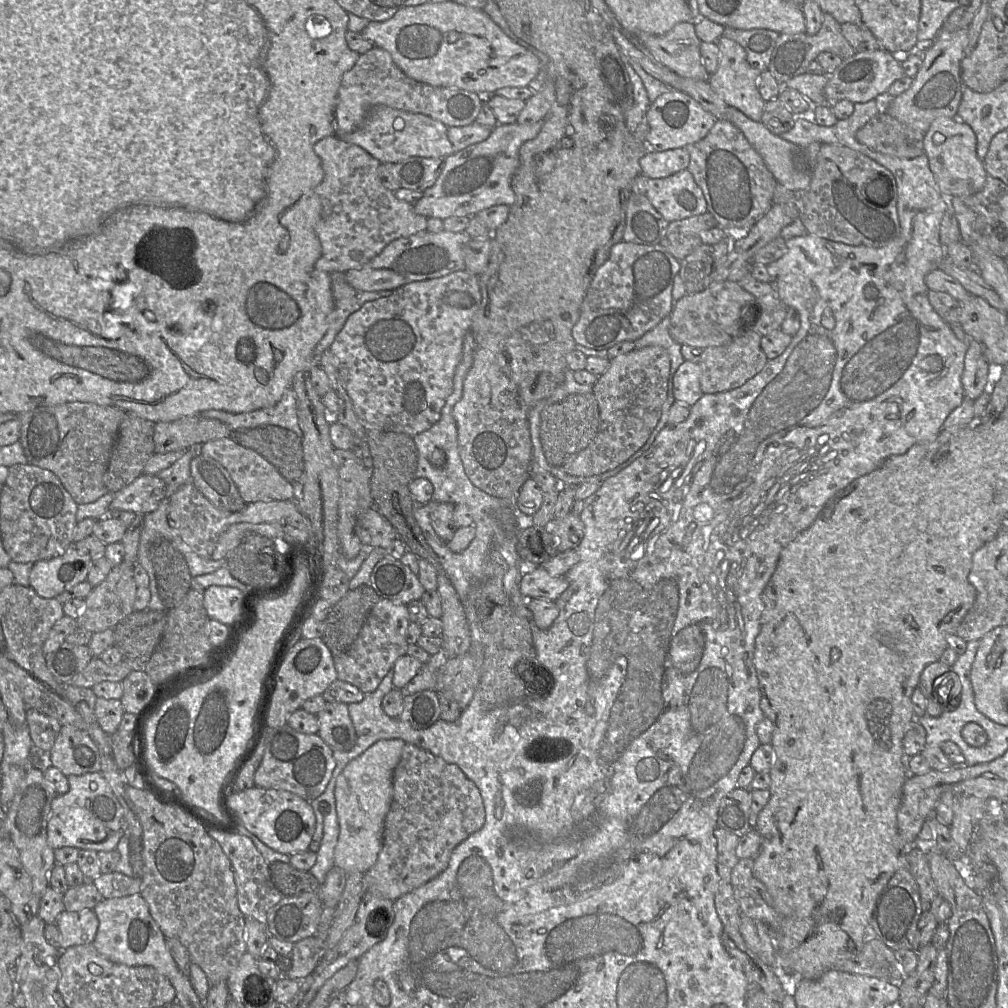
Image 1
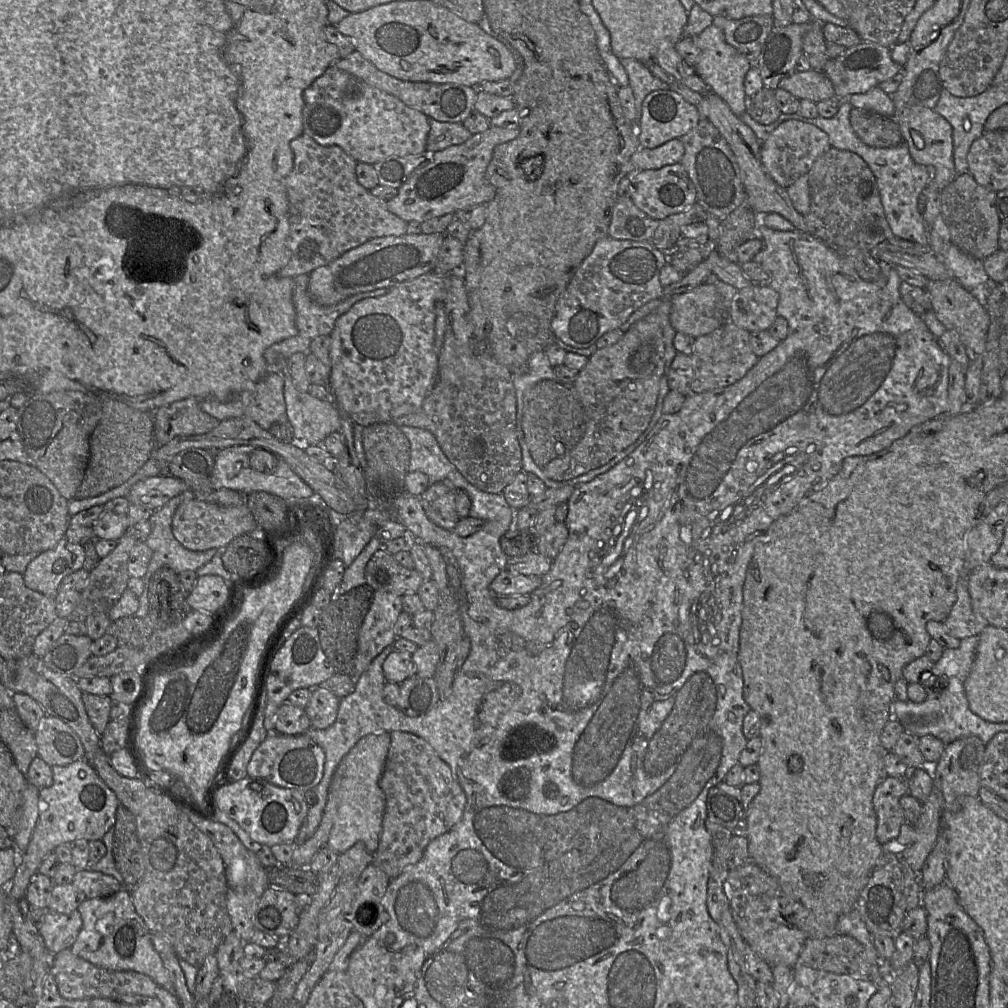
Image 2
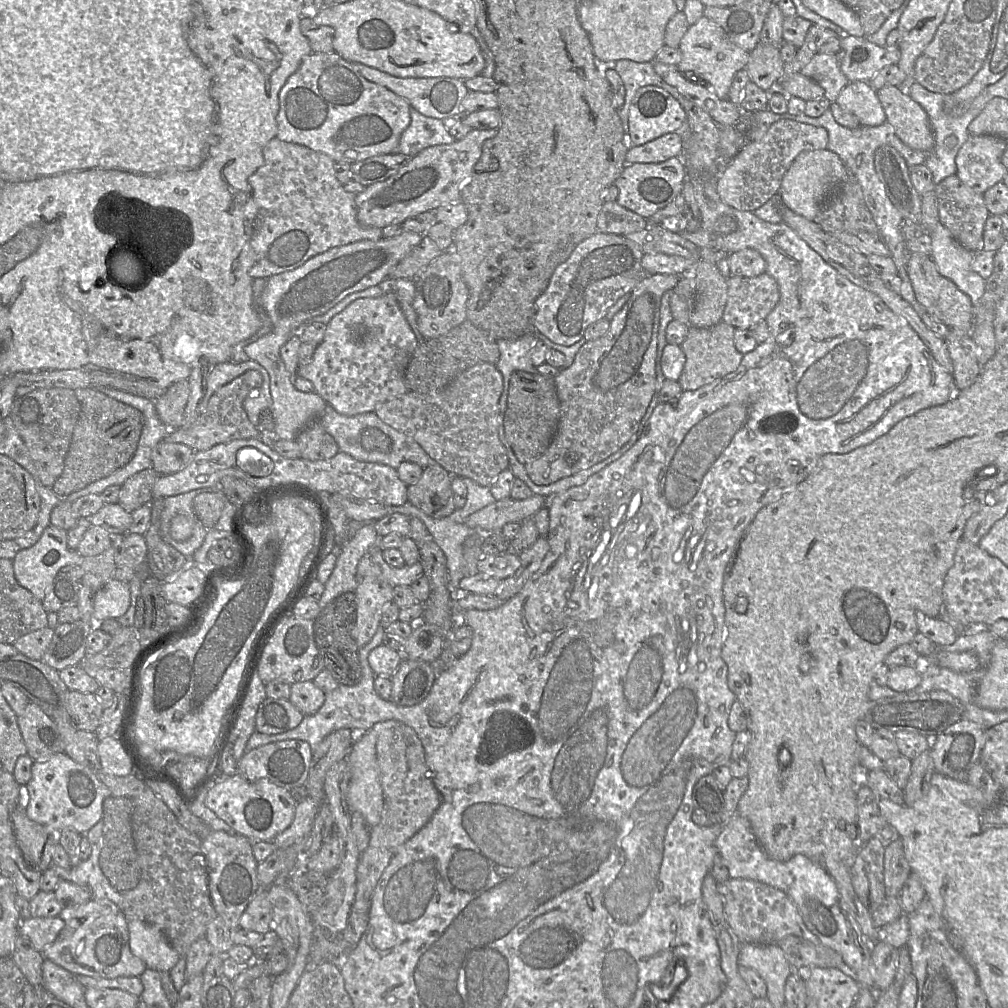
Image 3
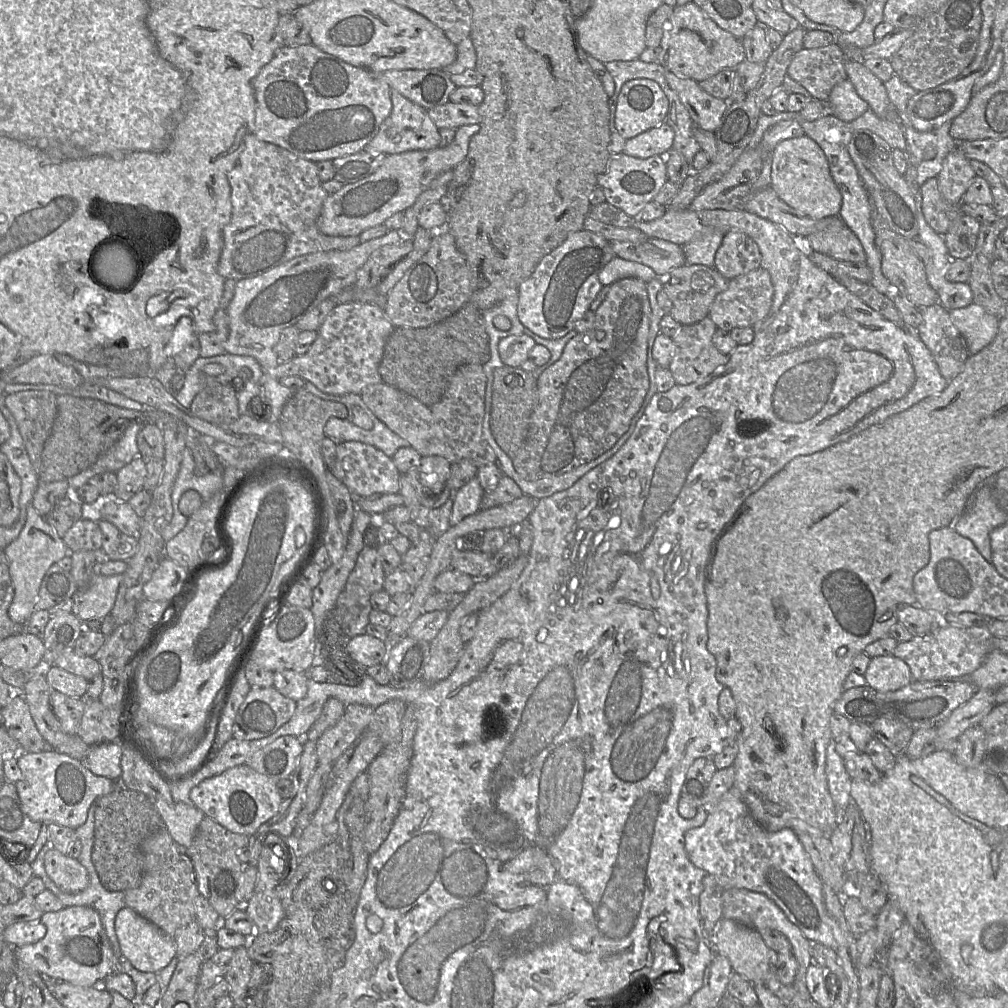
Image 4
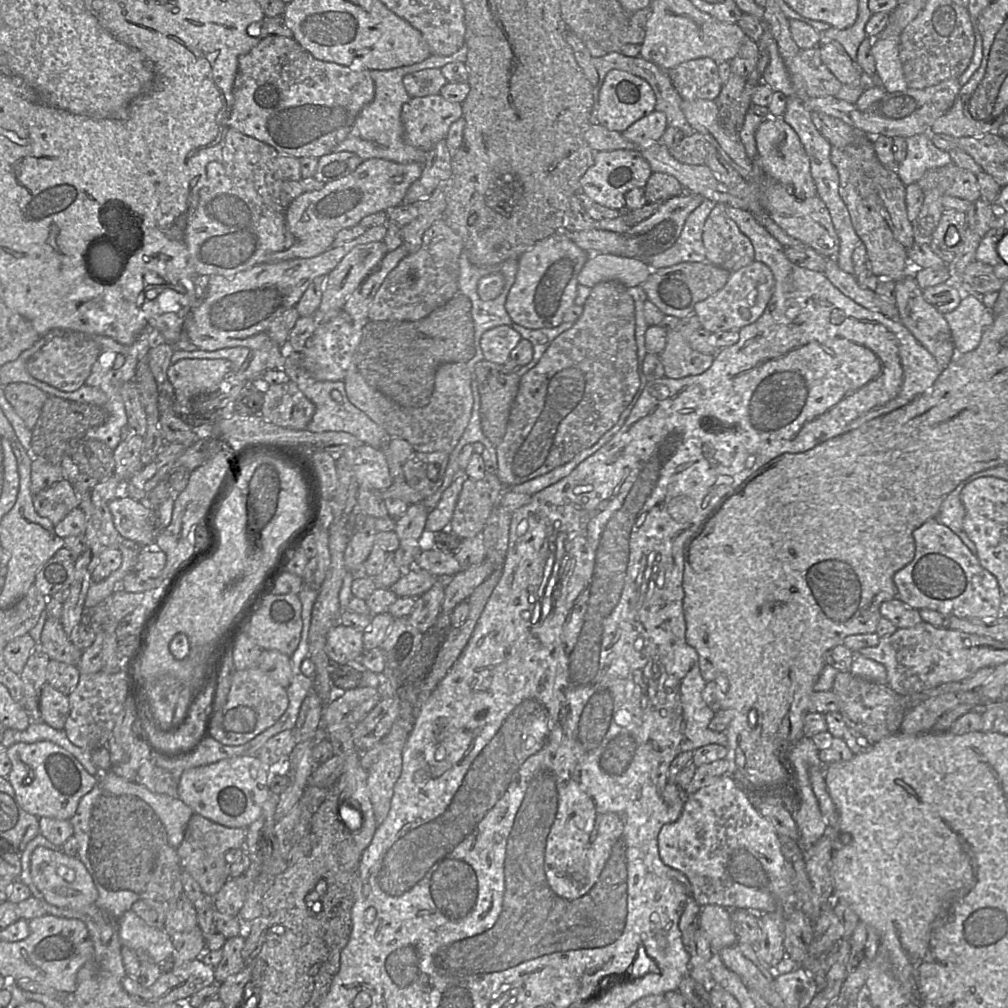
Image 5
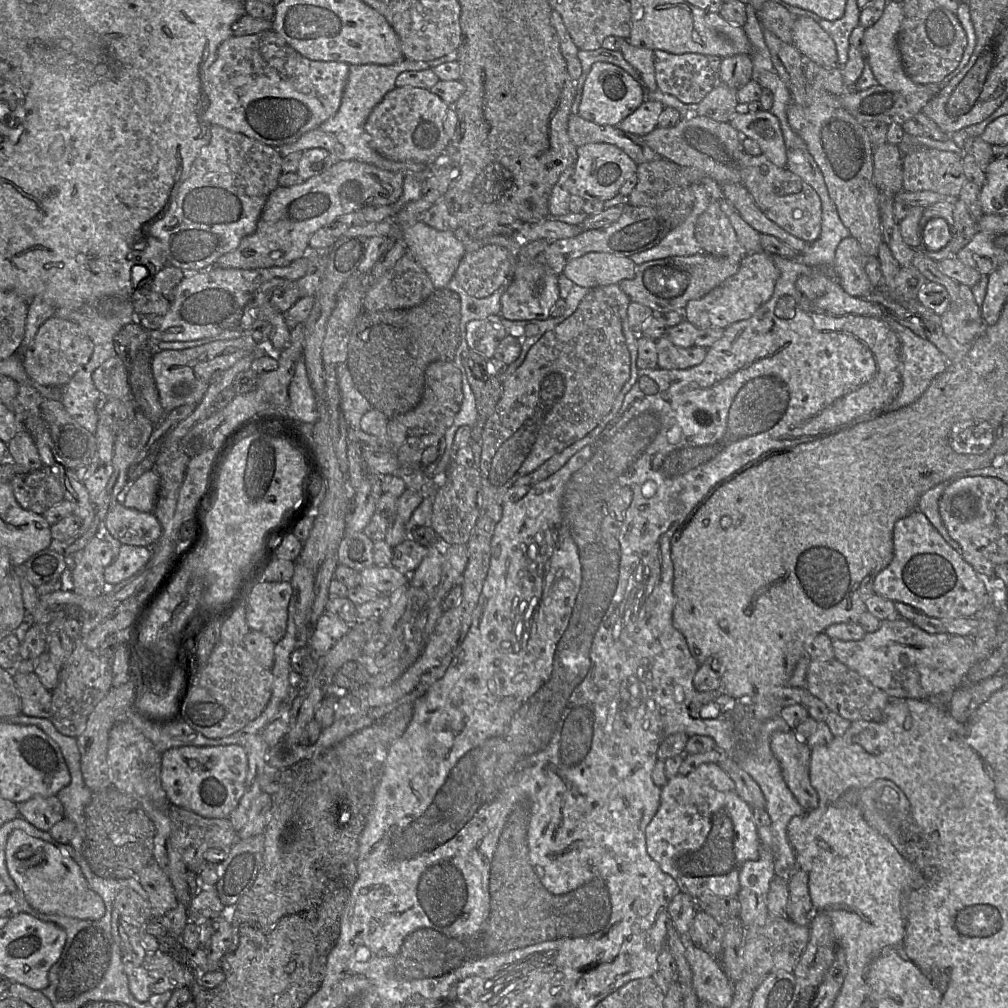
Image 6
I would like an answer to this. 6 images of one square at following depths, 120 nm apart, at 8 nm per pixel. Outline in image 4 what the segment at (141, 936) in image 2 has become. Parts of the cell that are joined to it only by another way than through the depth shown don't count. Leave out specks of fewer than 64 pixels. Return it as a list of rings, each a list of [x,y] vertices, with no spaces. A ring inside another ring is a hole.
[[[71,906],[71,907],[65,907],[59,911],[55,912],[48,912],[44,913],[40,921],[46,926],[47,932],[40,941],[34,943],[34,944],[28,944],[24,946],[18,946],[14,947],[14,956],[16,960],[24,963],[31,969],[37,971],[38,973],[41,974],[41,976],[44,978],[52,978],[53,980],[56,981],[63,981],[63,982],[68,982],[76,986],[83,986],[83,987],[91,987],[91,986],[98,986],[101,982],[103,982],[108,976],[119,972],[119,963],[120,963],[120,958],[116,957],[112,947],[105,935],[103,926],[101,924],[100,916],[98,912],[91,908],[91,907],[86,907],[86,906]]]

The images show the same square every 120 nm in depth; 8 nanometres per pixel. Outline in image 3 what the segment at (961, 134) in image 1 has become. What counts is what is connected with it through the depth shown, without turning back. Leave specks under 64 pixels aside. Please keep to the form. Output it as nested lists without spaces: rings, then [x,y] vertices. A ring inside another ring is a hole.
[[[884,86],[877,96],[897,136],[910,148],[928,153],[935,146],[935,136],[927,112],[903,87]]]

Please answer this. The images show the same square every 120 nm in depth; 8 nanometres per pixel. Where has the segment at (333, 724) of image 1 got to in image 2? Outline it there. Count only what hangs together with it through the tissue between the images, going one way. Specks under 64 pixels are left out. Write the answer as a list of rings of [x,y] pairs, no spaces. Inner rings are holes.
[[[312,688],[308,704],[304,707],[311,721],[311,727],[326,729],[337,718],[339,698],[323,688]]]

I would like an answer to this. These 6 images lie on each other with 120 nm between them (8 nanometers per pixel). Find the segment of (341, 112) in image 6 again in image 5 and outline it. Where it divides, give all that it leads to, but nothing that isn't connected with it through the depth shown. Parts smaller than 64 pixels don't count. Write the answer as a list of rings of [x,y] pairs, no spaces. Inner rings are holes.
[[[464,45],[454,54],[449,56],[430,56],[426,60],[402,66],[391,70],[370,70],[370,76],[374,81],[375,95],[373,100],[365,105],[357,116],[348,136],[335,148],[335,153],[351,152],[362,158],[369,160],[379,158],[395,163],[419,163],[425,164],[427,152],[408,144],[404,139],[404,127],[401,121],[401,110],[411,97],[406,92],[403,85],[403,77],[406,74],[422,71],[425,69],[441,69],[448,63],[462,62],[467,60],[468,47]]]

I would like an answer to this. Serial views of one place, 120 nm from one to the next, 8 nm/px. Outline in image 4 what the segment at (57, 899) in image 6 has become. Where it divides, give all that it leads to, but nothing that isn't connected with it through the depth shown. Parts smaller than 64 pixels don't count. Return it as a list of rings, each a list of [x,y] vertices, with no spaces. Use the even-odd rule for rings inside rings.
[[[53,847],[46,853],[44,866],[47,875],[63,891],[76,893],[88,886],[86,868],[78,861]]]

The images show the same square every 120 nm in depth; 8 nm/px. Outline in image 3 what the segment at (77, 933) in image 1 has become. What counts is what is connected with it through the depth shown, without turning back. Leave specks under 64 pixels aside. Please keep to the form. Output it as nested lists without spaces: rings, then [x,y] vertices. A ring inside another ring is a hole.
[[[59,916],[29,918],[21,920],[19,934],[29,938],[34,948],[41,952],[55,941],[64,924]]]

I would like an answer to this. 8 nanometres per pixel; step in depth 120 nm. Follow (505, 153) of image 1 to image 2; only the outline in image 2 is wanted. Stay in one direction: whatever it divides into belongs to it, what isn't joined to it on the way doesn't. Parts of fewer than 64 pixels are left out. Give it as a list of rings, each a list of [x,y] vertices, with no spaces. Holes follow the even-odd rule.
[[[491,126],[482,133],[473,134],[462,144],[427,154],[426,161],[398,188],[397,195],[387,201],[388,210],[408,223],[423,222],[471,206],[486,205],[496,194],[495,188],[486,178],[493,150],[497,145],[515,139],[519,132],[519,127]]]

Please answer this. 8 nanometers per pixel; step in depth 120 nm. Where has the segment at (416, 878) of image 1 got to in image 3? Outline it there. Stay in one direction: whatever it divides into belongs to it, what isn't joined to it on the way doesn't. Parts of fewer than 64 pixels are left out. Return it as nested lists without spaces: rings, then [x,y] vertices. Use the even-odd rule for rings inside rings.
[[[396,720],[374,724],[376,753],[383,789],[388,845],[393,853],[415,835],[431,819],[441,803],[441,795],[435,787],[425,760],[423,745],[416,732]]]

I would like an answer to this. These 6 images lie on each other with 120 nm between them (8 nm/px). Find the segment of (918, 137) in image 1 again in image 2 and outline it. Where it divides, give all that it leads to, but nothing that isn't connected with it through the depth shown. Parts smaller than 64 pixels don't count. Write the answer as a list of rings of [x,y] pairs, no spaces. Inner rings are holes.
[[[853,107],[849,119],[855,134],[871,147],[888,148],[903,142],[895,118]]]

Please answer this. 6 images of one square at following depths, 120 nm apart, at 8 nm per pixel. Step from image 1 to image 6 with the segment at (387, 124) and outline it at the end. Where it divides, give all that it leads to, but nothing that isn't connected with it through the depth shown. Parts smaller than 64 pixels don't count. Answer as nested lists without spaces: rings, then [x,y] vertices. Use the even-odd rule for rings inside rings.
[[[272,30],[263,31],[253,35],[233,35],[219,46],[215,61],[210,65],[209,68],[204,69],[204,91],[207,102],[205,118],[207,122],[212,125],[219,125],[232,132],[244,134],[251,139],[257,140],[274,148],[292,145],[306,133],[319,127],[323,122],[337,113],[341,105],[342,96],[348,81],[349,70],[350,65],[345,62],[315,61],[302,56],[279,34]]]

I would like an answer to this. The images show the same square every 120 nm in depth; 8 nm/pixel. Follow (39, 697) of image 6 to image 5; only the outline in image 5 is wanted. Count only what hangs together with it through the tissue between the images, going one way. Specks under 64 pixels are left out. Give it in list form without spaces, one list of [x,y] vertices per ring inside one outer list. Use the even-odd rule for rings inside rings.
[[[46,683],[41,690],[40,713],[43,723],[63,730],[70,713],[68,696]]]

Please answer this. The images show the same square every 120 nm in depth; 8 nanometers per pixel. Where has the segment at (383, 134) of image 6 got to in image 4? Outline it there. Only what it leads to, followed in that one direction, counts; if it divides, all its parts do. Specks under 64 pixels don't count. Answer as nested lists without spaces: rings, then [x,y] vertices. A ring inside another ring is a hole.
[[[448,102],[427,110],[428,116],[440,129],[458,129],[464,125],[480,124],[478,106]]]

